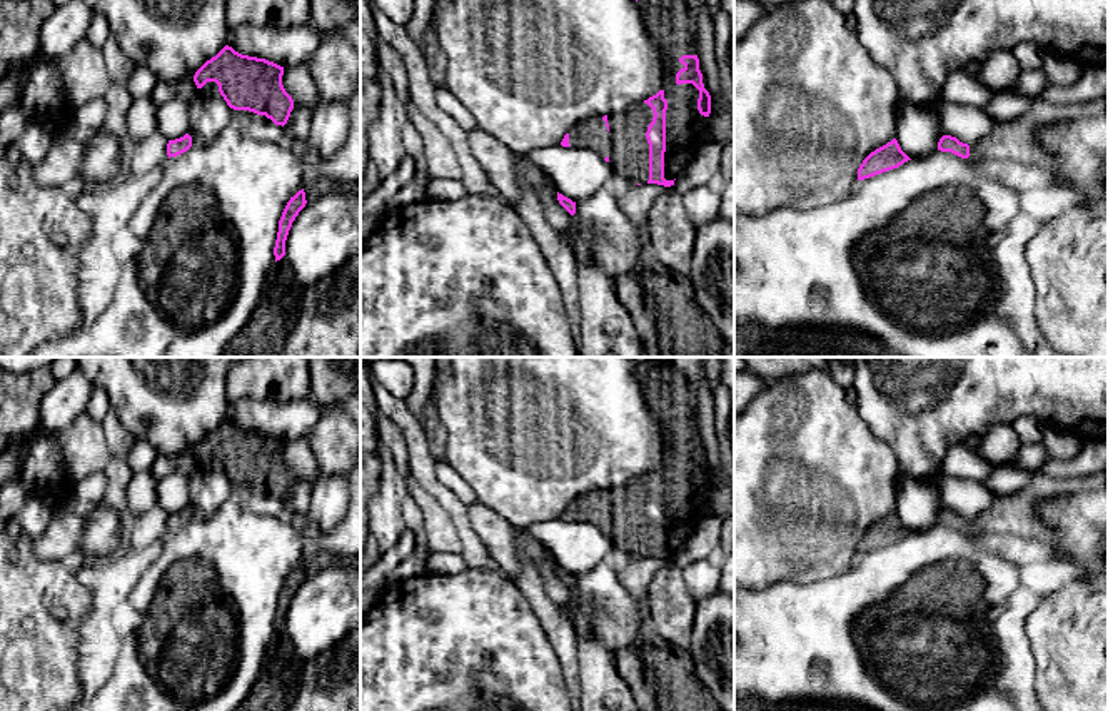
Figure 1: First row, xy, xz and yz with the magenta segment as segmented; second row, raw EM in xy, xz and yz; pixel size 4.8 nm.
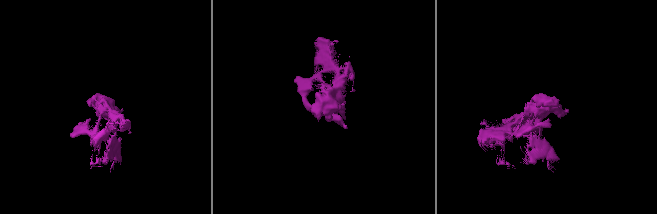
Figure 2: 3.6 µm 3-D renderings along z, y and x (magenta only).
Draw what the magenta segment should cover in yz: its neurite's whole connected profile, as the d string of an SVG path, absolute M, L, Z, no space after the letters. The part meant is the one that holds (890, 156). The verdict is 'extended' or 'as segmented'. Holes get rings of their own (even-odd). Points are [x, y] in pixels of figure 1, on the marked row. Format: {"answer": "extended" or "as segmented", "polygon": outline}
{"answer": "as segmented", "polygon": "M893 139L886 145L871 152L858 169L858 180L874 177L878 174L898 169L904 162L911 160Z"}

